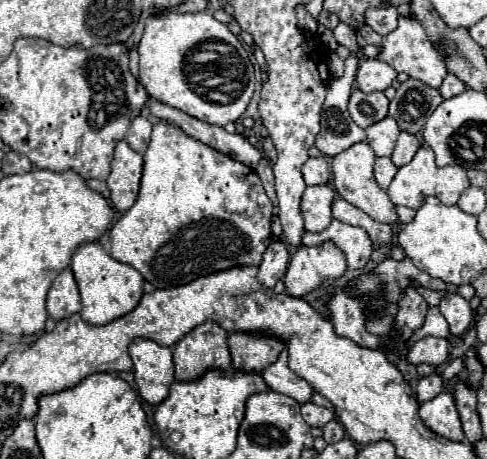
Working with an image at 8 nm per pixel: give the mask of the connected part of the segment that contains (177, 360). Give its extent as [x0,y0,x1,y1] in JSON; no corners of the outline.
[174,321,230,381]

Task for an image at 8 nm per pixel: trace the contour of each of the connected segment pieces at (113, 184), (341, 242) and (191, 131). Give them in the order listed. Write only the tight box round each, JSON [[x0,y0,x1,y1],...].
[[106,141,144,213],[302,219,372,269],[148,97,262,169]]

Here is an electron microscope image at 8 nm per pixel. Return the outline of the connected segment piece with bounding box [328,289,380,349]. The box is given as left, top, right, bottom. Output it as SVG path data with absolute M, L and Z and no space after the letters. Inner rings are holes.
M340 289L328 303L328 309L332 313L330 321L336 329L338 335L352 339L354 343L368 347L368 349L376 349L380 343L380 337L374 337L366 331L364 327L364 303L360 299L348 297L344 289Z

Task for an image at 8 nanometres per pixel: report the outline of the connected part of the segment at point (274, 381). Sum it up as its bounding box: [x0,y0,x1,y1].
[262,351,314,405]

